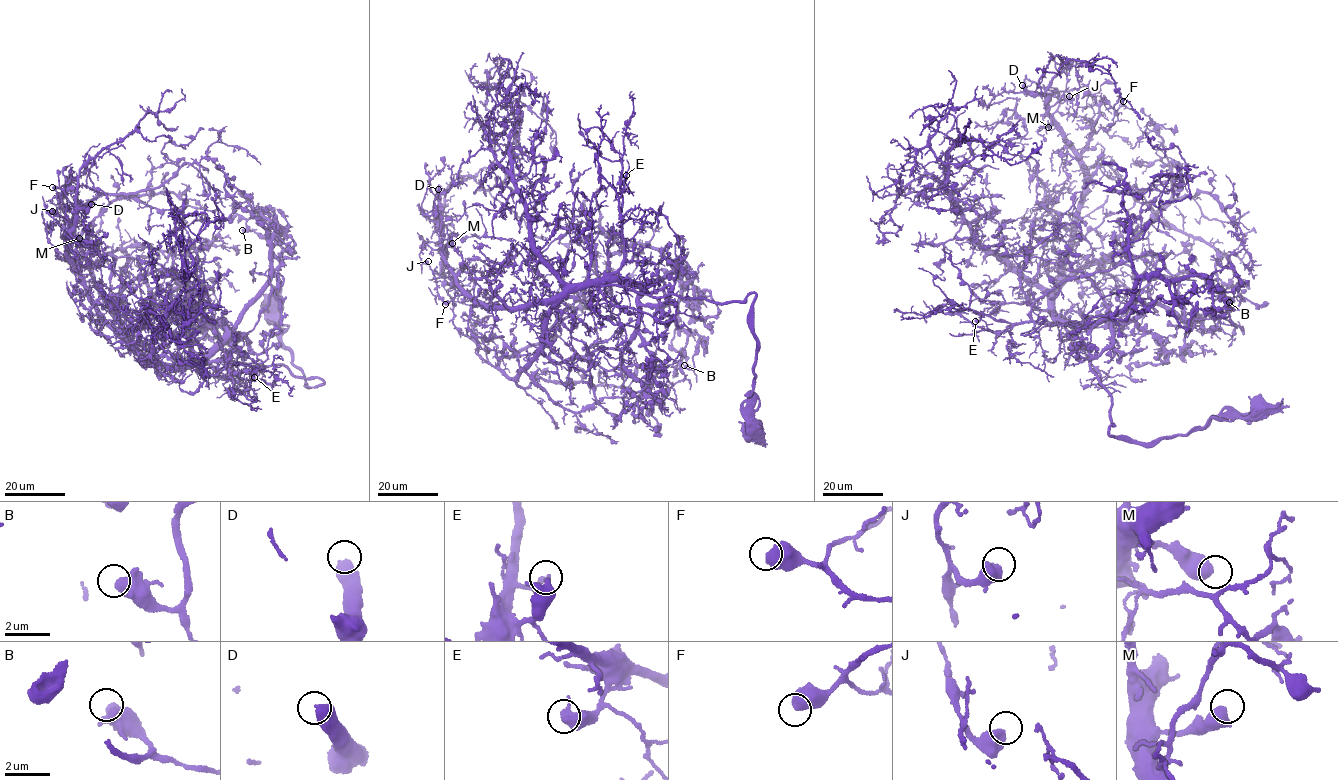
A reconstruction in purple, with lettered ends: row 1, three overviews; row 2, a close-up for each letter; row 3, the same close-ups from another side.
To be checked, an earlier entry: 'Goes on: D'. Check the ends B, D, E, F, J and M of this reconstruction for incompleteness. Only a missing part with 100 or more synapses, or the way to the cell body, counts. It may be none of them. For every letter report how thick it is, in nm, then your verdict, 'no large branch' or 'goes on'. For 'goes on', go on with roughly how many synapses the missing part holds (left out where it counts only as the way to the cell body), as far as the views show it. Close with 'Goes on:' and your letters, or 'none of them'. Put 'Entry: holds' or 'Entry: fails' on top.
Entry: holds
B: 400 nm | no large branch
D: 550 nm | goes on | 550 syn
E: 400 nm | no large branch
F: 650 nm | no large branch
J: 550 nm | no large branch
M: 600 nm | no large branch
Goes on: D

